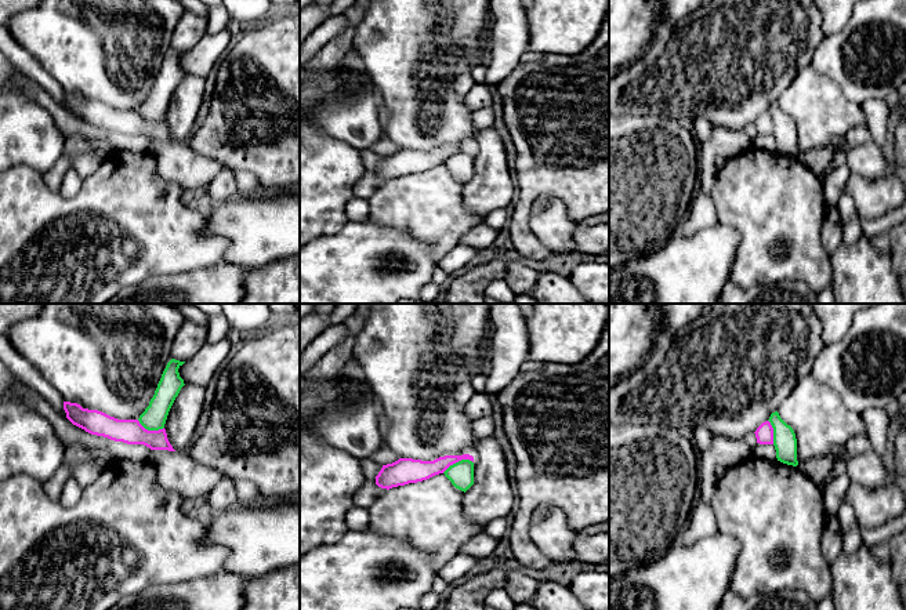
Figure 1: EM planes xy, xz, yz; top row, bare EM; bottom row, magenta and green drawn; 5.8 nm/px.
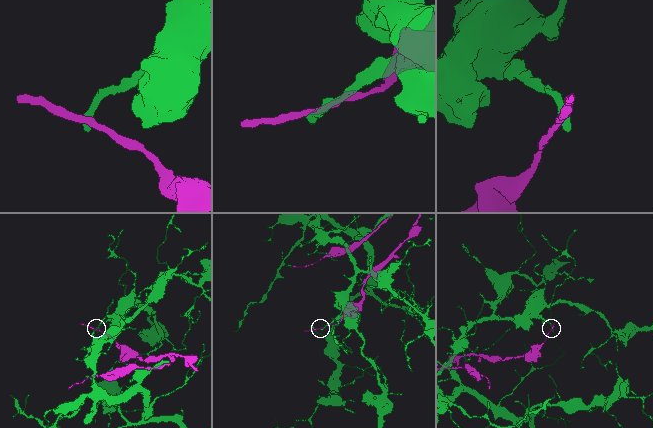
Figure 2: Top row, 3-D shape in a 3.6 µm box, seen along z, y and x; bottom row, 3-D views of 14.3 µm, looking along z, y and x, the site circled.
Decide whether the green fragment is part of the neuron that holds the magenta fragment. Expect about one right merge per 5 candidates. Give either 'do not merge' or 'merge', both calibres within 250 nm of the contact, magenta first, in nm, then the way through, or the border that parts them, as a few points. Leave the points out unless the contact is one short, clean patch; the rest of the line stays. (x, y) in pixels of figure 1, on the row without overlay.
do not merge | 130/140 nm | along xz (473, 152), (459, 151), (442, 163)

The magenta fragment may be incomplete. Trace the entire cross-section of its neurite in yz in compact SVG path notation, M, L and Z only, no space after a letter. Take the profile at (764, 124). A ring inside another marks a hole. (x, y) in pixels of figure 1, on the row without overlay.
M769 112L762 113L754 124L757 128L757 134L773 135L773 119Z

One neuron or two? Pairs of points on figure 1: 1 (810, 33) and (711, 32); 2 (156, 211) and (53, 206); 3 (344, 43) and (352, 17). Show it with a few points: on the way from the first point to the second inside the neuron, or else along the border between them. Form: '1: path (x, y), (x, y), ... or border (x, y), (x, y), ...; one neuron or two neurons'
1: path (785, 33), (736, 33); one neuron
2: path (130, 211), (104, 211), (79, 207); one neuron
3: path (347, 36), (352, 24); one neuron

